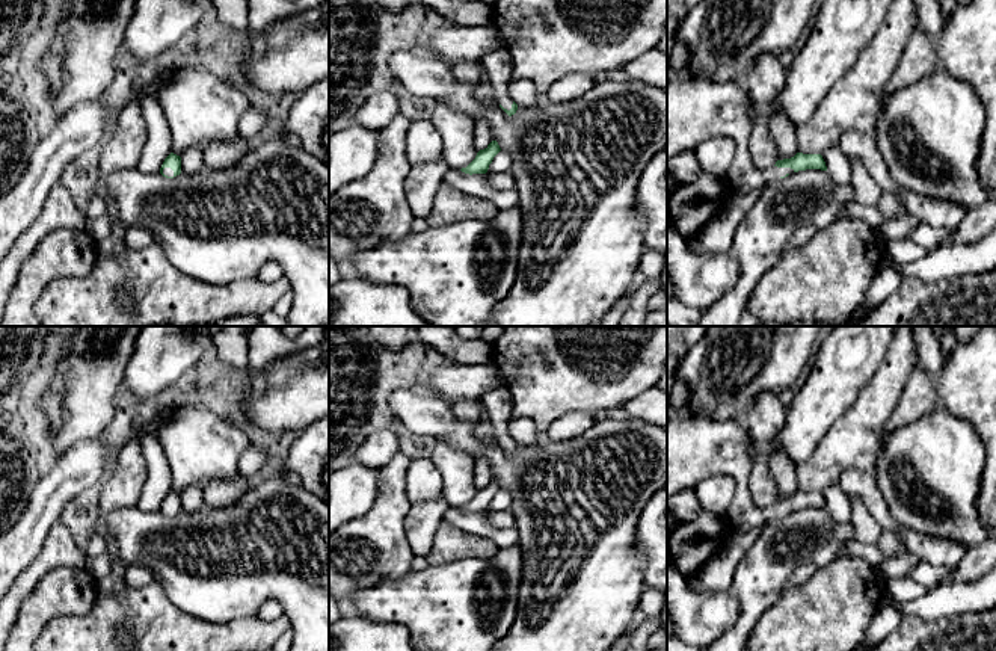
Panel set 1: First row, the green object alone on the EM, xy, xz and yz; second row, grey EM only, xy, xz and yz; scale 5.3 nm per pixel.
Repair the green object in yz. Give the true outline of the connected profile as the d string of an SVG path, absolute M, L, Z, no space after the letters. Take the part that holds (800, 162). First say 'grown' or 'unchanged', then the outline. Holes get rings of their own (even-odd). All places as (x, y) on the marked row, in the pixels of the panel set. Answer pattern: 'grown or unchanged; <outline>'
grown; M706 77L667 80L667 160L694 148L711 137L726 136L735 142L736 159L727 181L733 193L745 195L792 172L827 171L821 154L797 153L777 160L768 169L758 169L750 157L753 122L747 115L752 101L744 82L718 83Z

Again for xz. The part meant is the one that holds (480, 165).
unchanged; M492 140L484 150L480 150L475 159L460 171L465 174L486 174L493 157L501 151L496 140Z

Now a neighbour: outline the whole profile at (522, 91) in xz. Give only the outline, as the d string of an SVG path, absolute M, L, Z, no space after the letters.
M515 79L507 83L510 98L522 107L531 107L542 98L536 91L536 85L527 79Z

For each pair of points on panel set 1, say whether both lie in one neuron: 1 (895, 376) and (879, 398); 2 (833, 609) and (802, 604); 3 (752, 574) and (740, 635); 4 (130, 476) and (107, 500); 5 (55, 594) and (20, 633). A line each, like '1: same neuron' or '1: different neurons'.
1: same neuron
2: same neuron
3: same neuron
4: same neuron
5: same neuron

